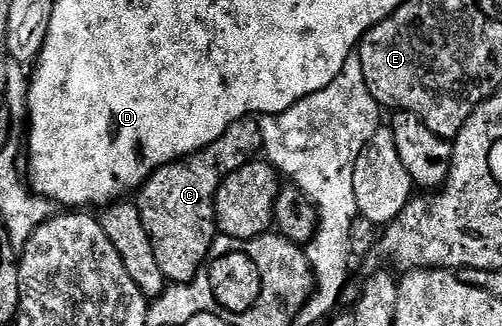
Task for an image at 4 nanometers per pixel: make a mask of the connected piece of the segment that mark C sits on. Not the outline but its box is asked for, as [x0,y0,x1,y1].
[137,117,263,283]

